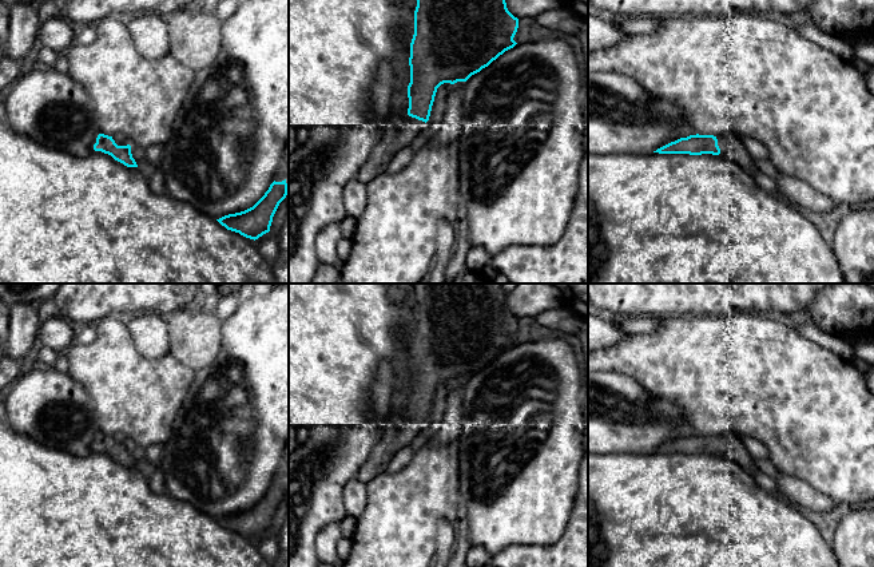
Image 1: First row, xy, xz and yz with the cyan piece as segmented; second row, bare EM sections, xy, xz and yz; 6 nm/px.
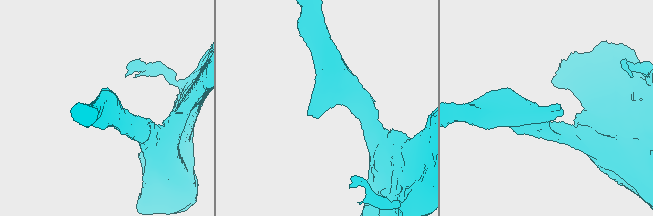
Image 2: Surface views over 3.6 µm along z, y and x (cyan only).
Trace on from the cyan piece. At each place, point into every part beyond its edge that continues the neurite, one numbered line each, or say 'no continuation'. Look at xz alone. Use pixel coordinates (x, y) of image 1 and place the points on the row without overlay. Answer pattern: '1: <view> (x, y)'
1: xz (401, 433)

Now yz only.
1: yz (733, 448)

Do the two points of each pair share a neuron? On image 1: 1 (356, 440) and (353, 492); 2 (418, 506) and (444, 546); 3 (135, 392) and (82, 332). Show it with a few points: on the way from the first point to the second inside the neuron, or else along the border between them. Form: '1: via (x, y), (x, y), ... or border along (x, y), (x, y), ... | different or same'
1: border along (354, 476), (345, 484), (344, 507) | different
2: border along (453, 523), (439, 524), (434, 552) | different
3: border along (95, 324), (95, 337), (91, 341), (75, 341) | different

